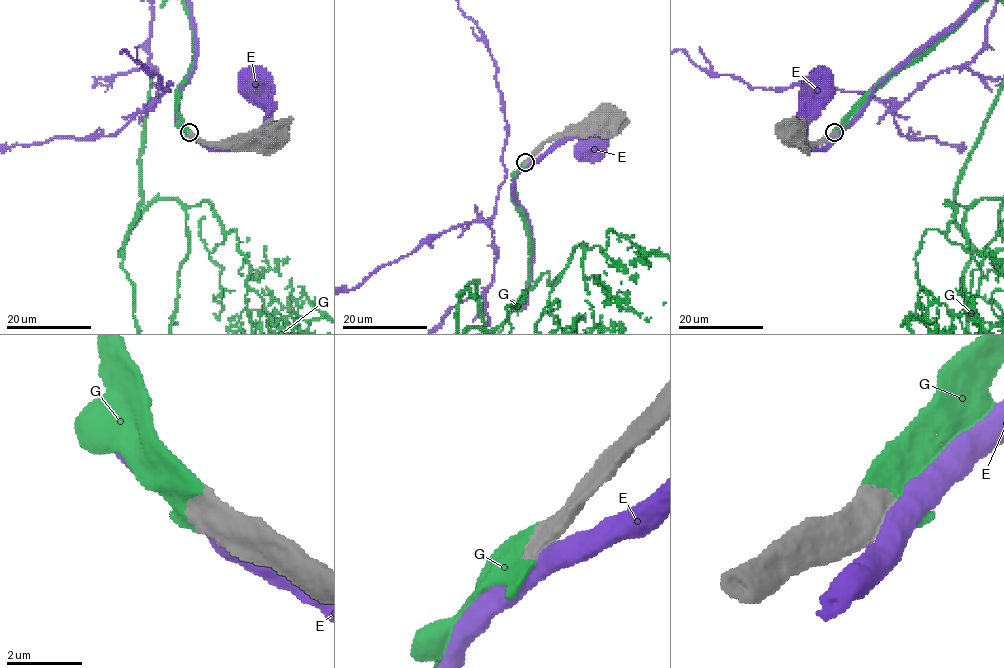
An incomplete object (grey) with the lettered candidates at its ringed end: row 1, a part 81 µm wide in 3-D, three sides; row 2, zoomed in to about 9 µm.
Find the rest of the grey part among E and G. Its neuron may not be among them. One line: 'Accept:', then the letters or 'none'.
Accept: G

